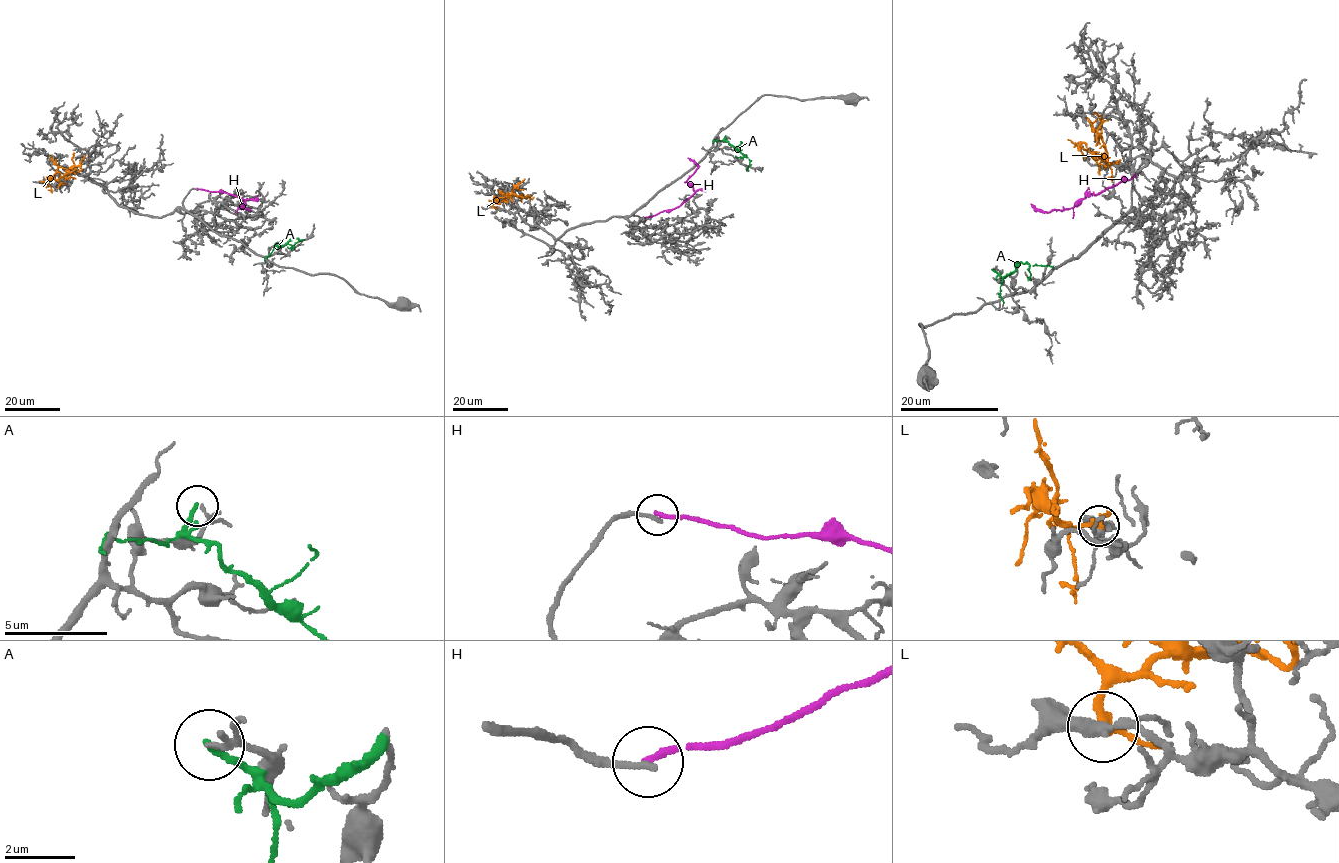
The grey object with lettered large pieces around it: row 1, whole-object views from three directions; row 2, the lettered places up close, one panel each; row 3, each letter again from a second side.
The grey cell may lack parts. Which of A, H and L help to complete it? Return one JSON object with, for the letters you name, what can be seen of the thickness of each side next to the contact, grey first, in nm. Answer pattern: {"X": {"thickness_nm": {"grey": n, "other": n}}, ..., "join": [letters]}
{"join": []}

